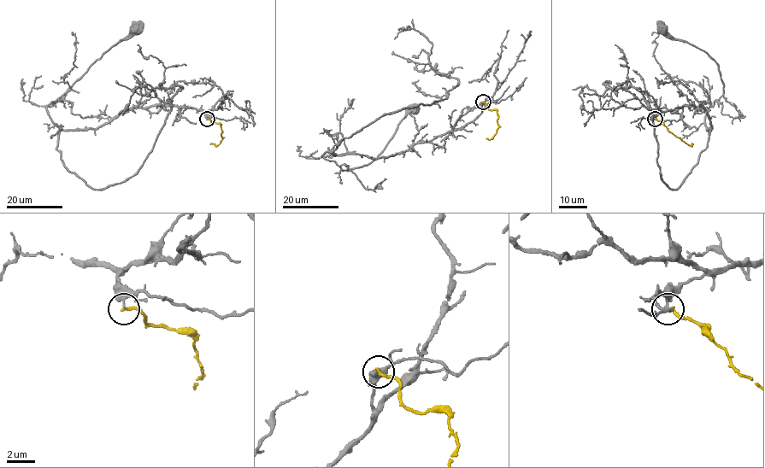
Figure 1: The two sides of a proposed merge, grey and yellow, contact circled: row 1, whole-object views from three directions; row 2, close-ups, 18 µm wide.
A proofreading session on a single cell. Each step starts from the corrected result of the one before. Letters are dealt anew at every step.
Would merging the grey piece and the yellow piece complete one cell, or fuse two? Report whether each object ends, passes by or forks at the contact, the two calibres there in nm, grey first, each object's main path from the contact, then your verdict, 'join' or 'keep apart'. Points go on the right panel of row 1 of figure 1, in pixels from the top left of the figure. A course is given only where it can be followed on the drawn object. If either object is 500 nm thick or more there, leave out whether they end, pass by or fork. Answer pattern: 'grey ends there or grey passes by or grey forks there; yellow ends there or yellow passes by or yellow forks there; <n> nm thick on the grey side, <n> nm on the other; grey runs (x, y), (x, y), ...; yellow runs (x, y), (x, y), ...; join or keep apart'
grey ends there; yellow ends there; 340 nm thick on the grey side, 220 nm on the other; grey runs (656, 119), (693, 105), (705, 111), (710, 129), (705, 116), (723, 94), (719, 66), (663, 26); yellow runs (656, 119), (662, 122), (675, 136), (691, 144); keep apart

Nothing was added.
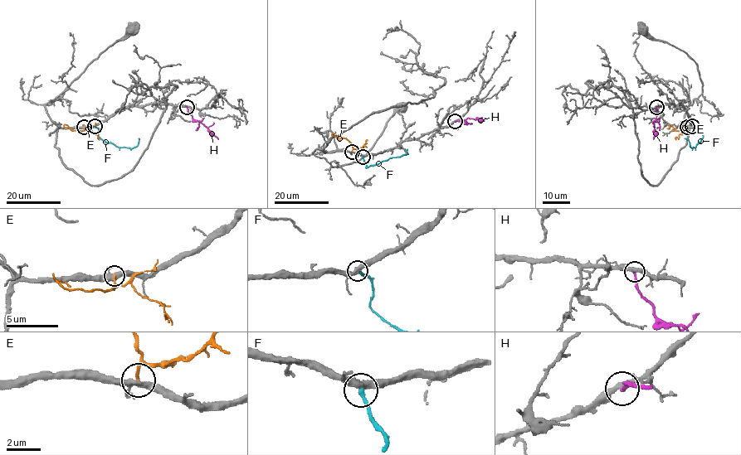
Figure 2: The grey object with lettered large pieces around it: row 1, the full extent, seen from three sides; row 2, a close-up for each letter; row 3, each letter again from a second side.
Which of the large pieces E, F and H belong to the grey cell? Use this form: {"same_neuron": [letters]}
{"same_neuron": []}

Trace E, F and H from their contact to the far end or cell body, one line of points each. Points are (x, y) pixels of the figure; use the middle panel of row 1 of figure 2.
E: (353, 152), (352, 144), (347, 139), (331, 134), (335, 131)
F: (363, 157), (367, 167), (401, 157), (407, 153), (407, 149)
H: (455, 121), (486, 118)

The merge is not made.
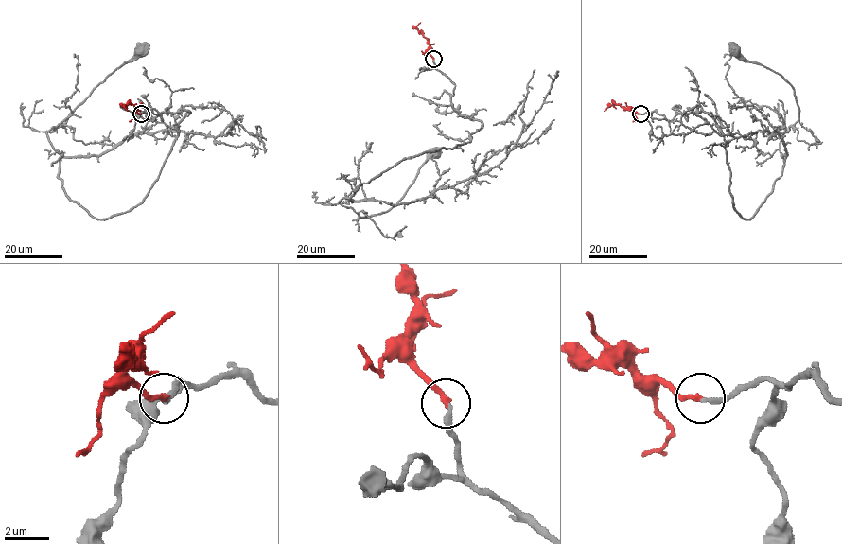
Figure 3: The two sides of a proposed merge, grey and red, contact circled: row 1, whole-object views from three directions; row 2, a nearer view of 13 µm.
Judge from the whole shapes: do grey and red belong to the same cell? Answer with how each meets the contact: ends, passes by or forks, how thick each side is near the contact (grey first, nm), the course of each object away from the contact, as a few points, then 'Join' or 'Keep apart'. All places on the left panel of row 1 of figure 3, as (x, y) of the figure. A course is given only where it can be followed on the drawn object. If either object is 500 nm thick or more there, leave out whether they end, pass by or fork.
At the ring grey ends. At the ring red ends. Thickness 220 nm (grey) against 280 nm. Course of grey: (141, 114), (189, 112), (146, 198), (96, 219), (65, 193), (47, 132), (143, 47). Course of red: (141, 114), (132, 104), (124, 107), (128, 111). Join

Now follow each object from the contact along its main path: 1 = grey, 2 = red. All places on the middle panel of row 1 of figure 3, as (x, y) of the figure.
1: (433, 59), (454, 86), (450, 105), (482, 127), (340, 202), (359, 217), (387, 212), (435, 154)
2: (433, 59), (429, 53), (429, 42), (416, 26), (420, 22)

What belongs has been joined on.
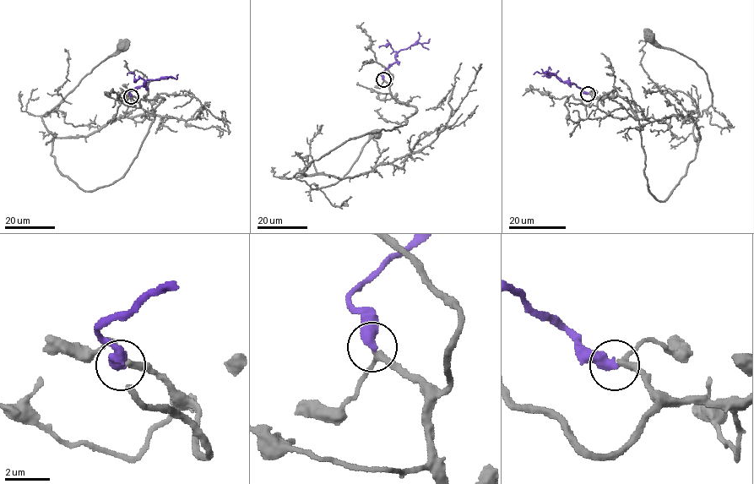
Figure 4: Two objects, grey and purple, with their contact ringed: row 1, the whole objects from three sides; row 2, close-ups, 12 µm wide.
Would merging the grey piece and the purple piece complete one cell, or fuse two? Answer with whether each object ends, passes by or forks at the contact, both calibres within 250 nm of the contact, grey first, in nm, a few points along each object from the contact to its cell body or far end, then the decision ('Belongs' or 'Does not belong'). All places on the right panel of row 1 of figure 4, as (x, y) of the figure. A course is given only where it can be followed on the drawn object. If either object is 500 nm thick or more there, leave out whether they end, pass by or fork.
Thickness 220 nm (grey) against 500 nm. Course of grey: (588, 93), (627, 100), (648, 190), (664, 200), (694, 159), (693, 127), (712, 90), (691, 59), (651, 34). Course of purple: (588, 94), (576, 84), (563, 82), (541, 68). Belongs

